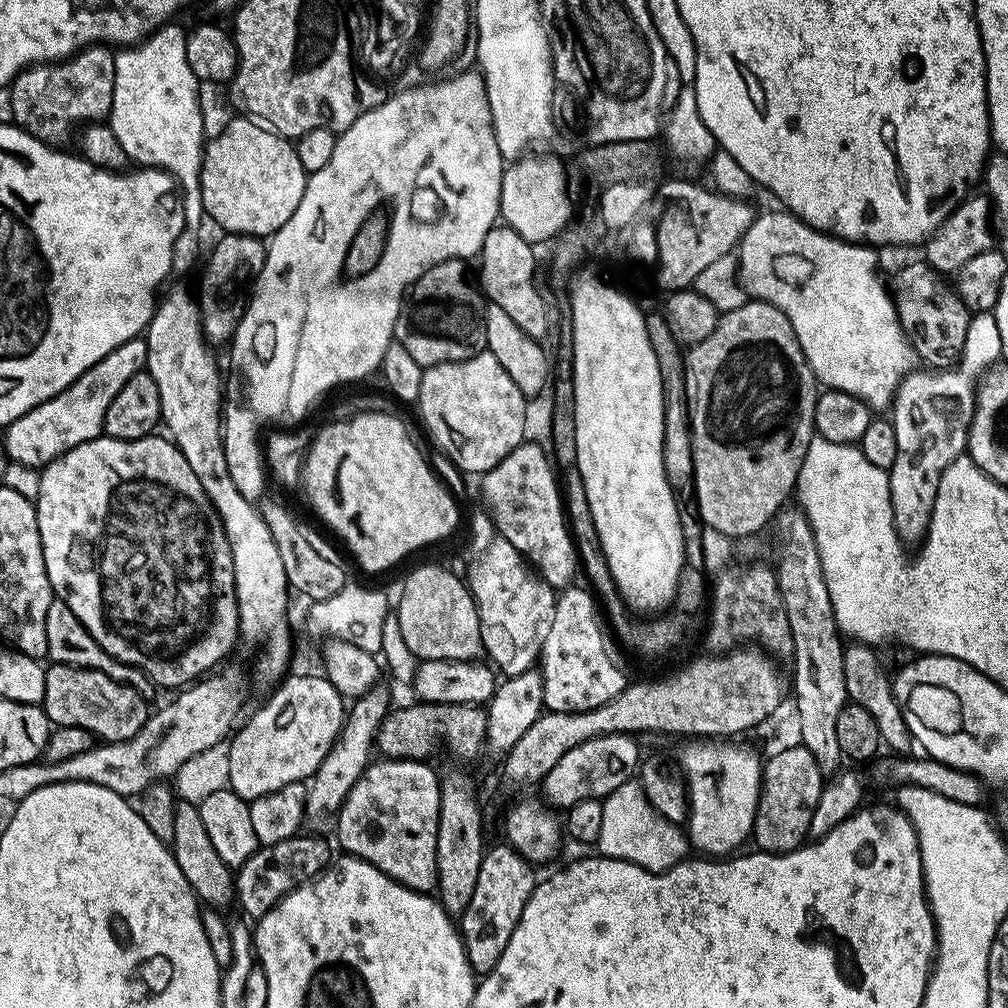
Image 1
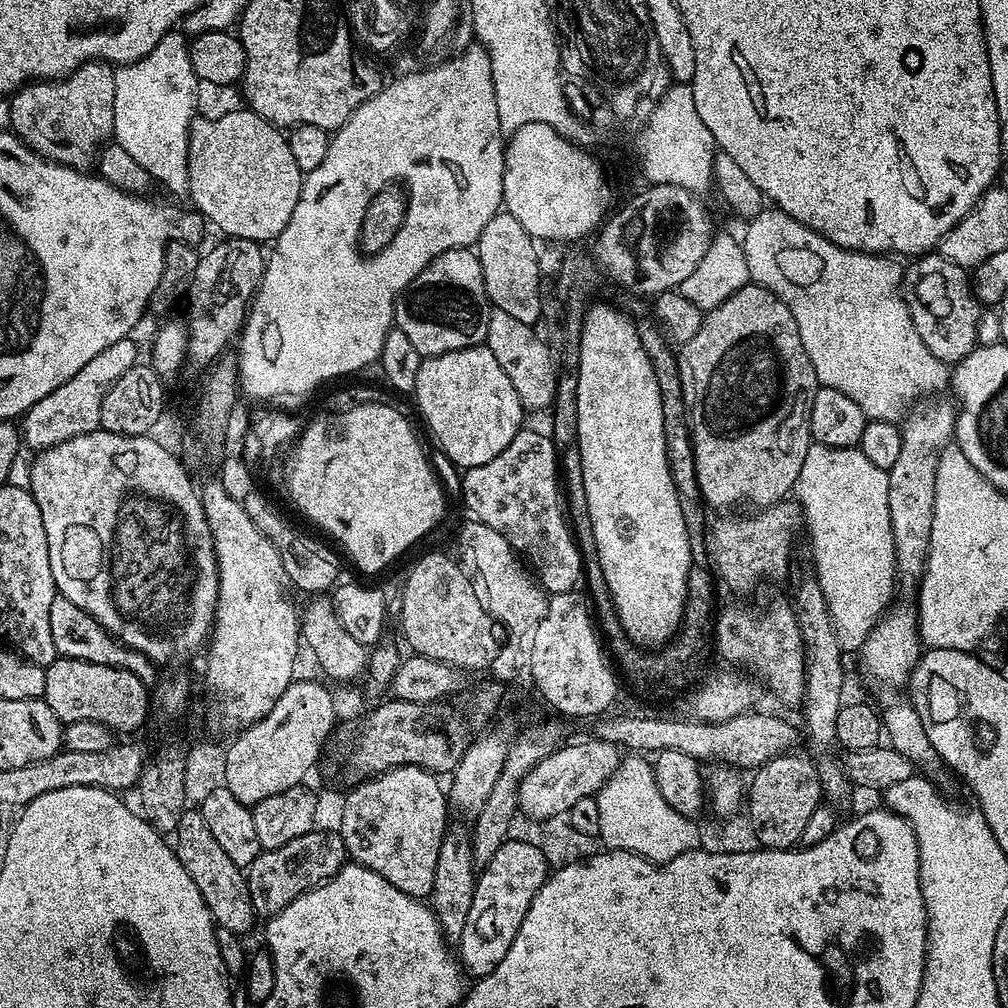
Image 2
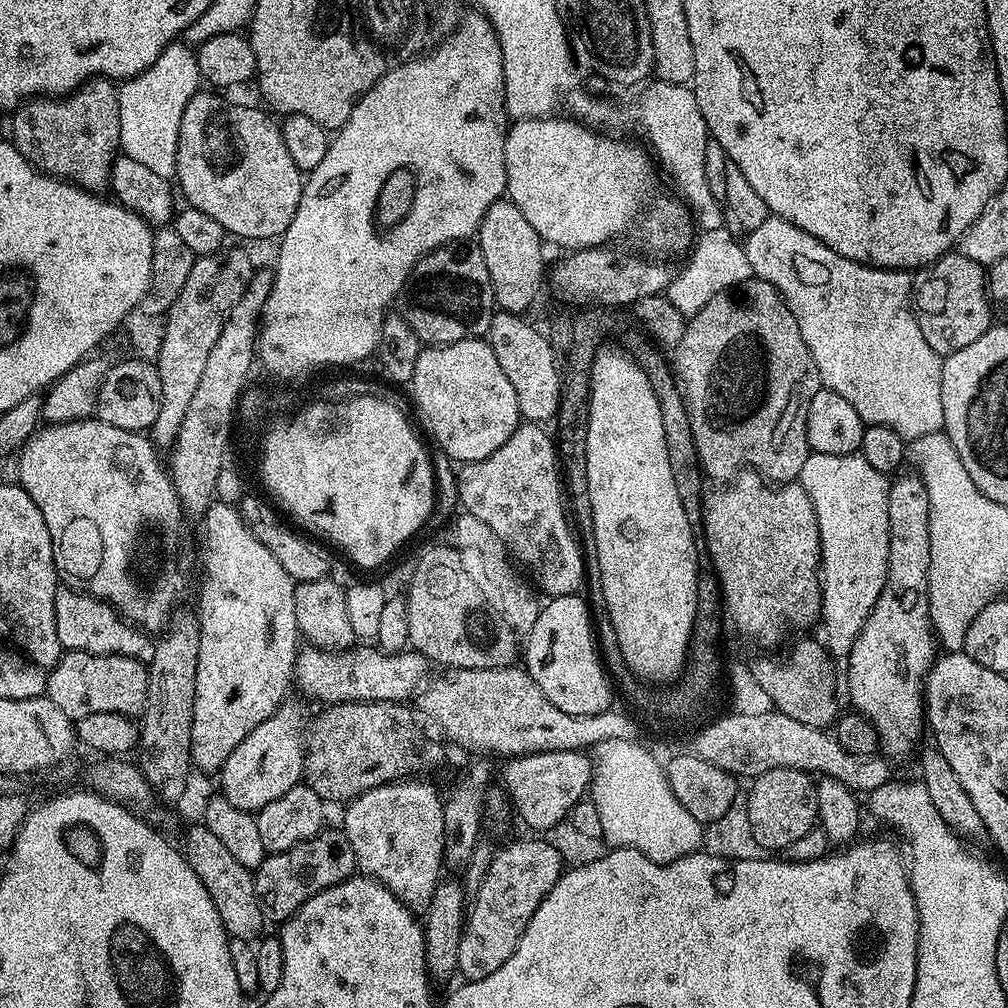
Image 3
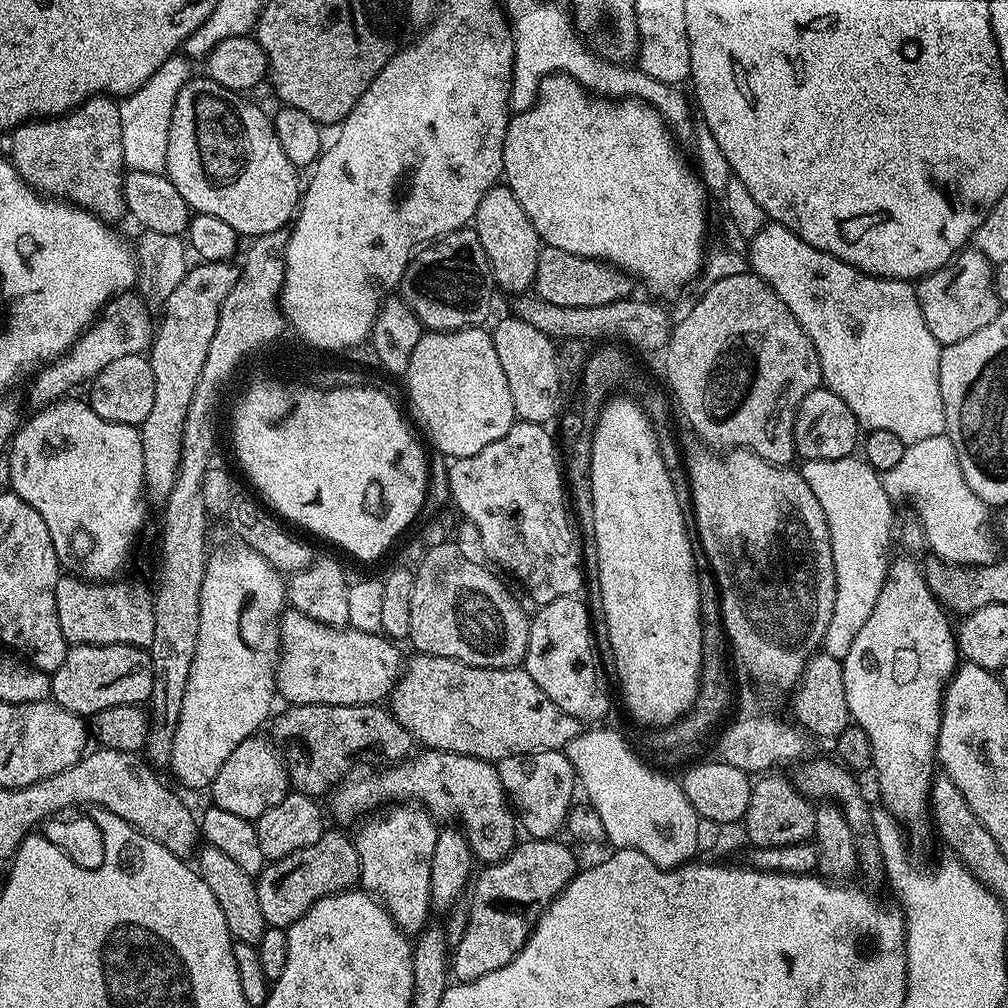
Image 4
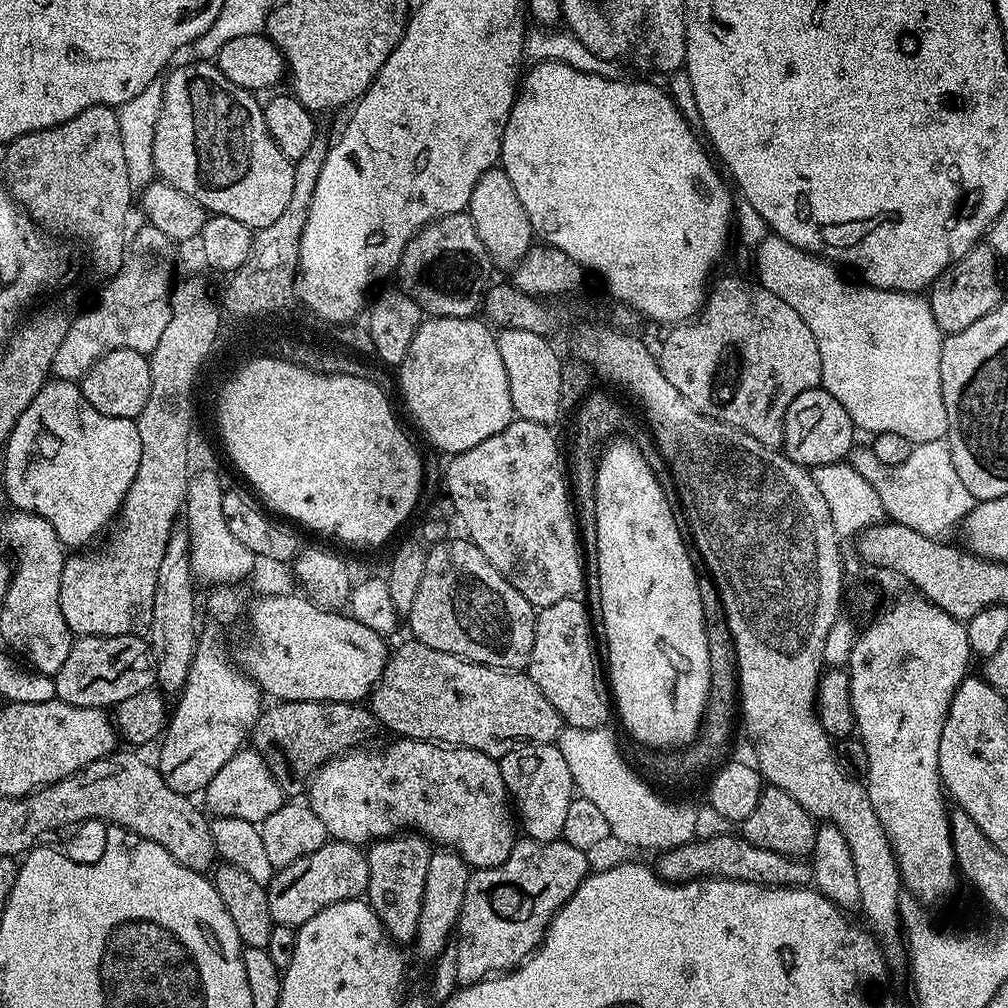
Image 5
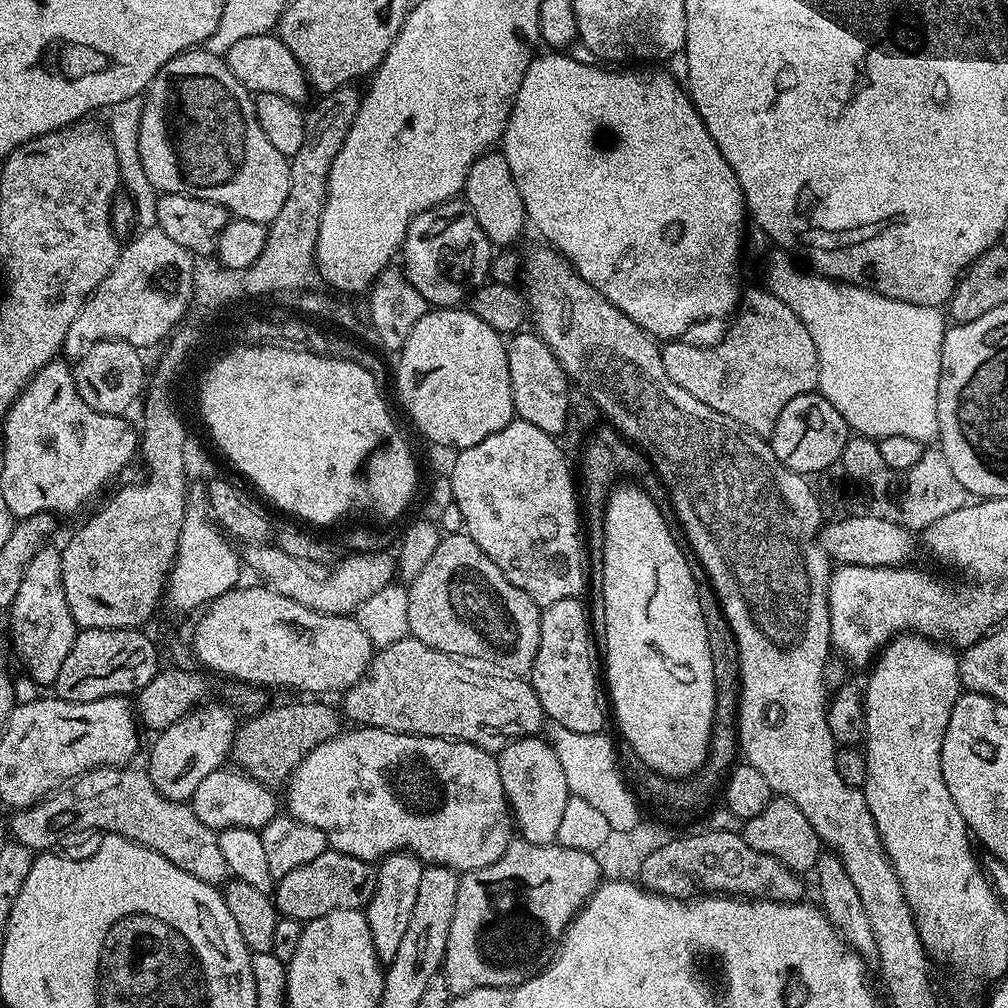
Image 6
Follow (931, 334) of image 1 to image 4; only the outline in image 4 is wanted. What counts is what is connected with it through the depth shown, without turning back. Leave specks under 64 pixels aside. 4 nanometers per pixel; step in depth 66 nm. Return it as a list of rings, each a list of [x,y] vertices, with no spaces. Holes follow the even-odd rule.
[[[975,250],[957,252],[941,268],[928,276],[921,276],[915,289],[922,318],[926,318],[930,334],[934,334],[941,346],[962,342],[962,338],[970,338],[974,330],[982,330],[982,326],[994,322],[1002,307],[996,293],[994,265]]]

